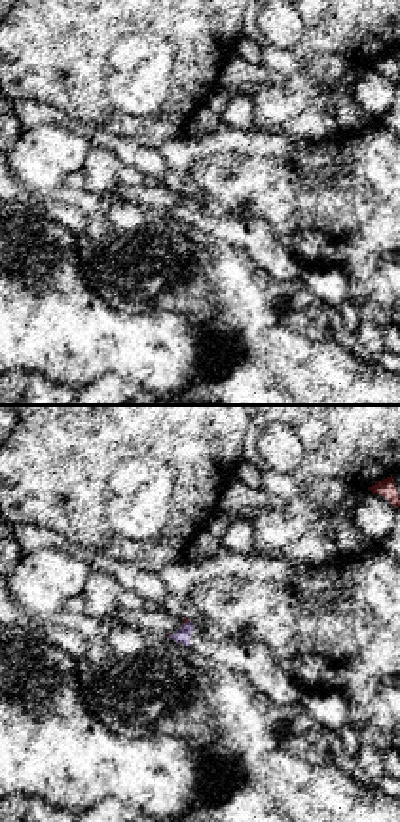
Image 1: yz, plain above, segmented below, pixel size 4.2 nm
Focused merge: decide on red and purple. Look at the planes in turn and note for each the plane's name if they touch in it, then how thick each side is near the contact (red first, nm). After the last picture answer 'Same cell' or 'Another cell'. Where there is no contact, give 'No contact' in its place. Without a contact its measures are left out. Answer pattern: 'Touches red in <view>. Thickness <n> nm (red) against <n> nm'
Touches red in yz. Thickness 20 nm (red) against 60 nm

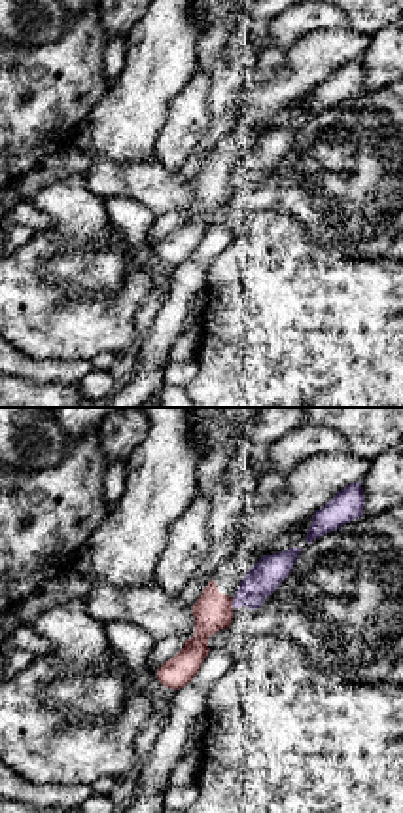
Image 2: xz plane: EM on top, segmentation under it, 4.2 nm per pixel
Touches red in xz. Thickness 160 nm (red) against 150 nm

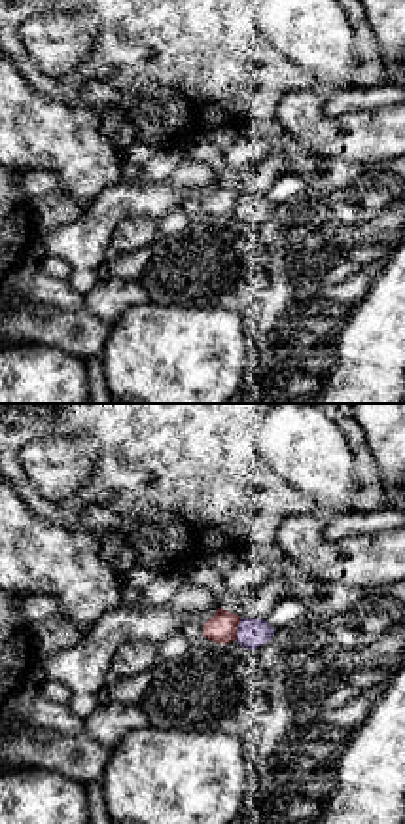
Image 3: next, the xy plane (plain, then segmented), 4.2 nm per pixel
Touches red in xy. Thickness 130 nm (red) against 120 nm

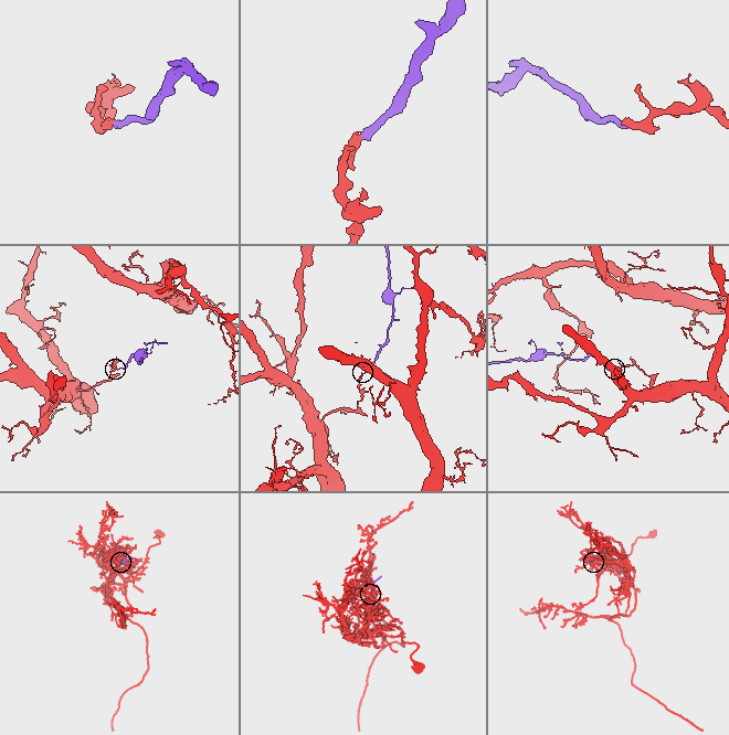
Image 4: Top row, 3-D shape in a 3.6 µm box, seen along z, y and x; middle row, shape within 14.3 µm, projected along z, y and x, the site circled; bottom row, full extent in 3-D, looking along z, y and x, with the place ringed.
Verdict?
Another cell

